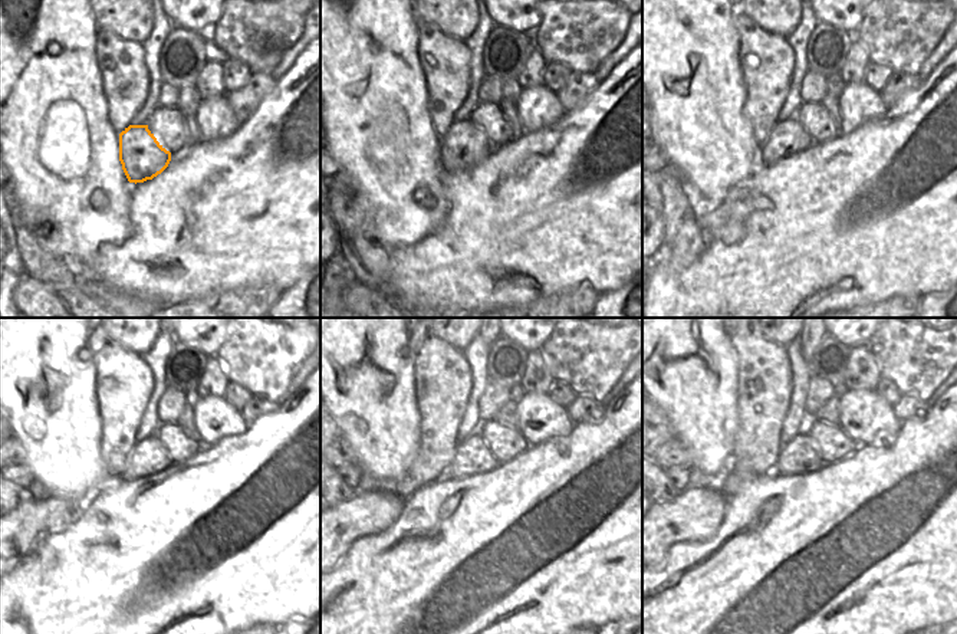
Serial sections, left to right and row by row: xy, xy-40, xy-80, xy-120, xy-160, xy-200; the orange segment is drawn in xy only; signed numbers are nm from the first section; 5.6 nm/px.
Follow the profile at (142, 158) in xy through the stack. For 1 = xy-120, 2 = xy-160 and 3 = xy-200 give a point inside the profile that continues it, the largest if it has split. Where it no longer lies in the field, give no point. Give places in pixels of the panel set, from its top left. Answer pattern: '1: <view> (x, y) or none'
1: xy-120 (148, 456)
2: xy-160 (473, 456)
3: xy-200 (799, 456)

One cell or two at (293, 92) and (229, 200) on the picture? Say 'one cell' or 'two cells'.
one cell

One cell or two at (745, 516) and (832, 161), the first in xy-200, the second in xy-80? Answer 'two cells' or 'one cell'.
one cell

